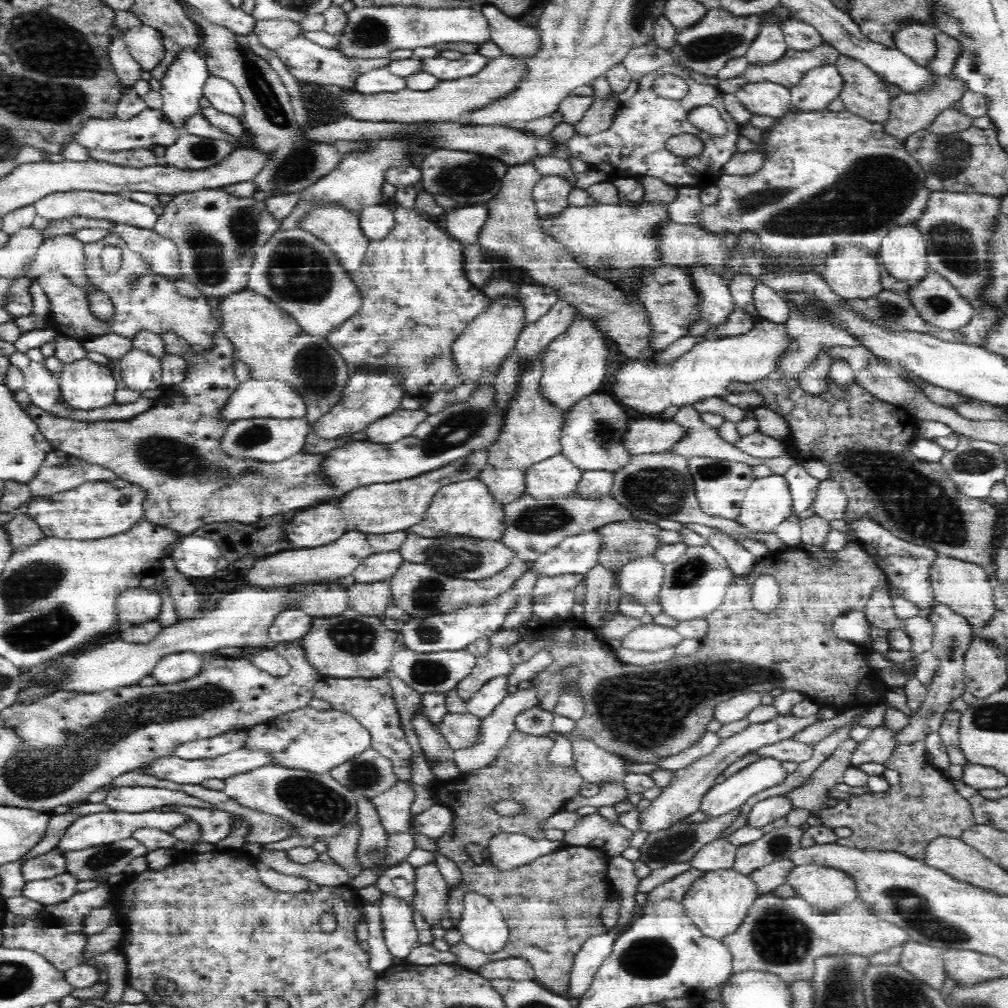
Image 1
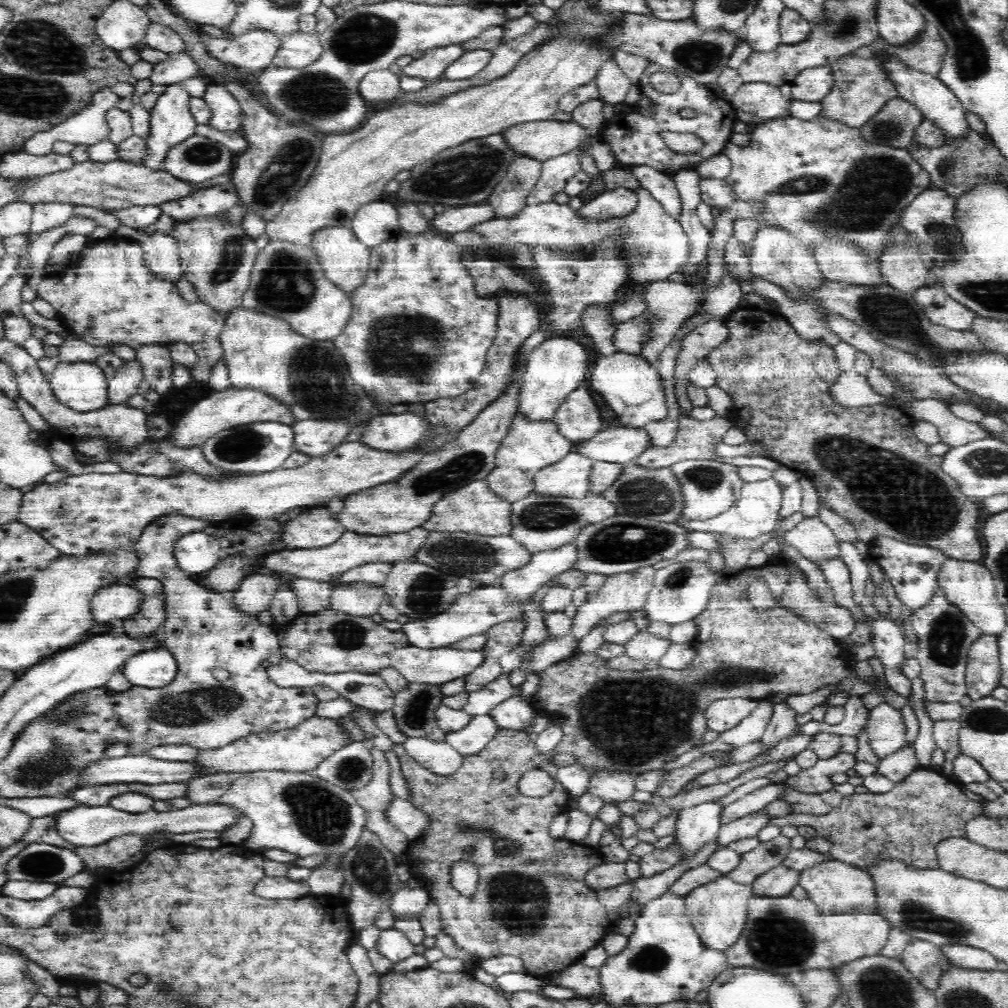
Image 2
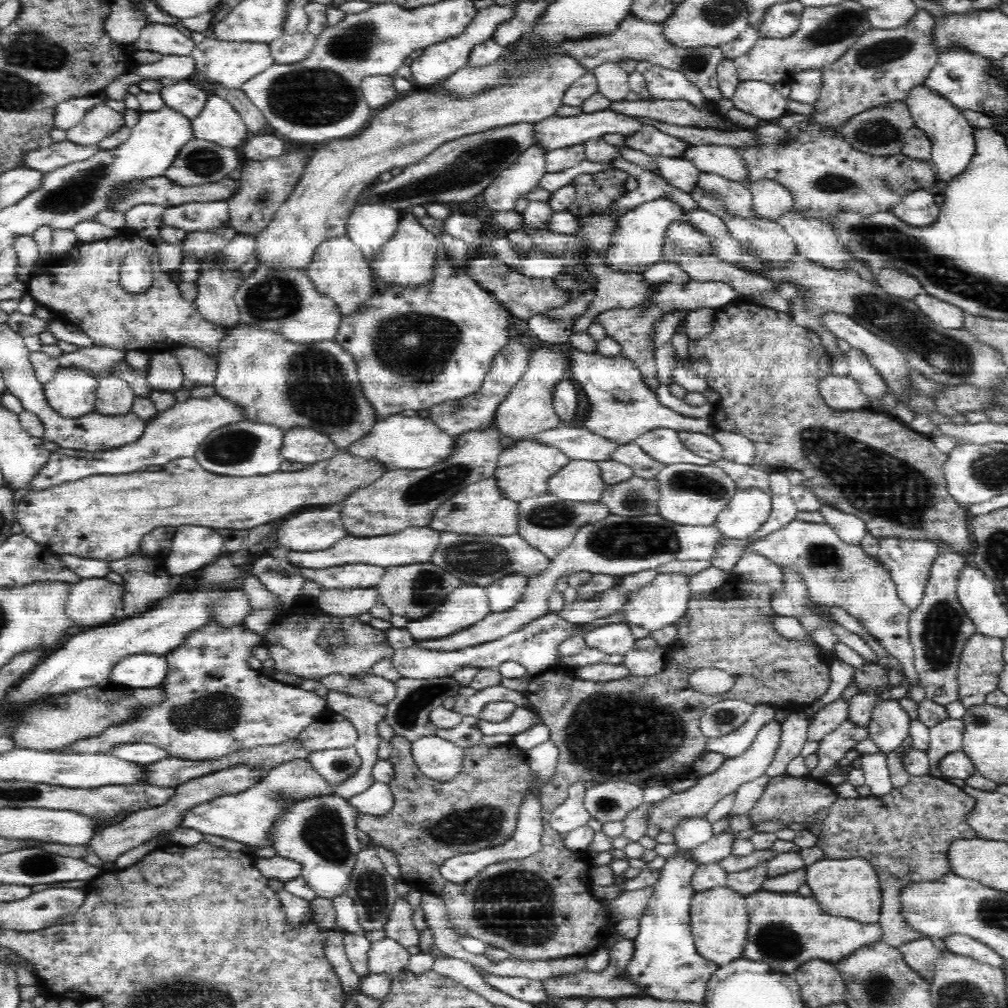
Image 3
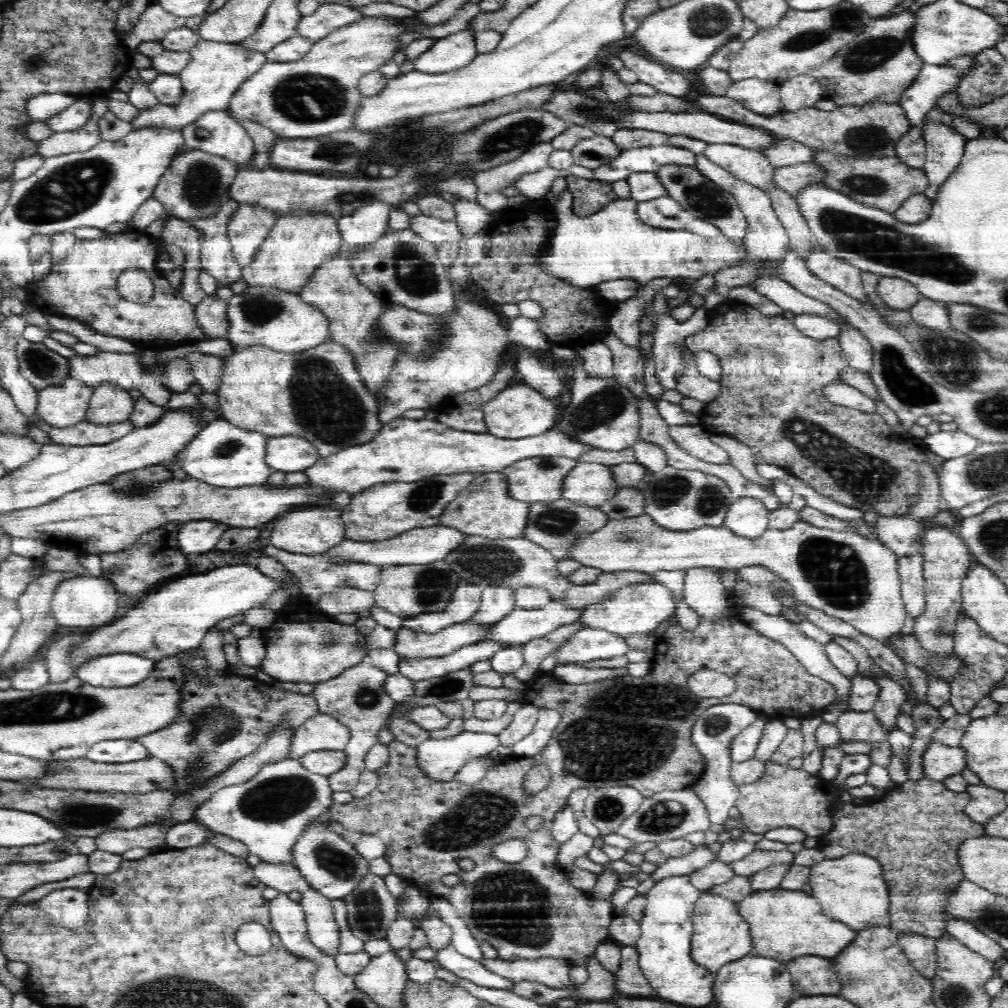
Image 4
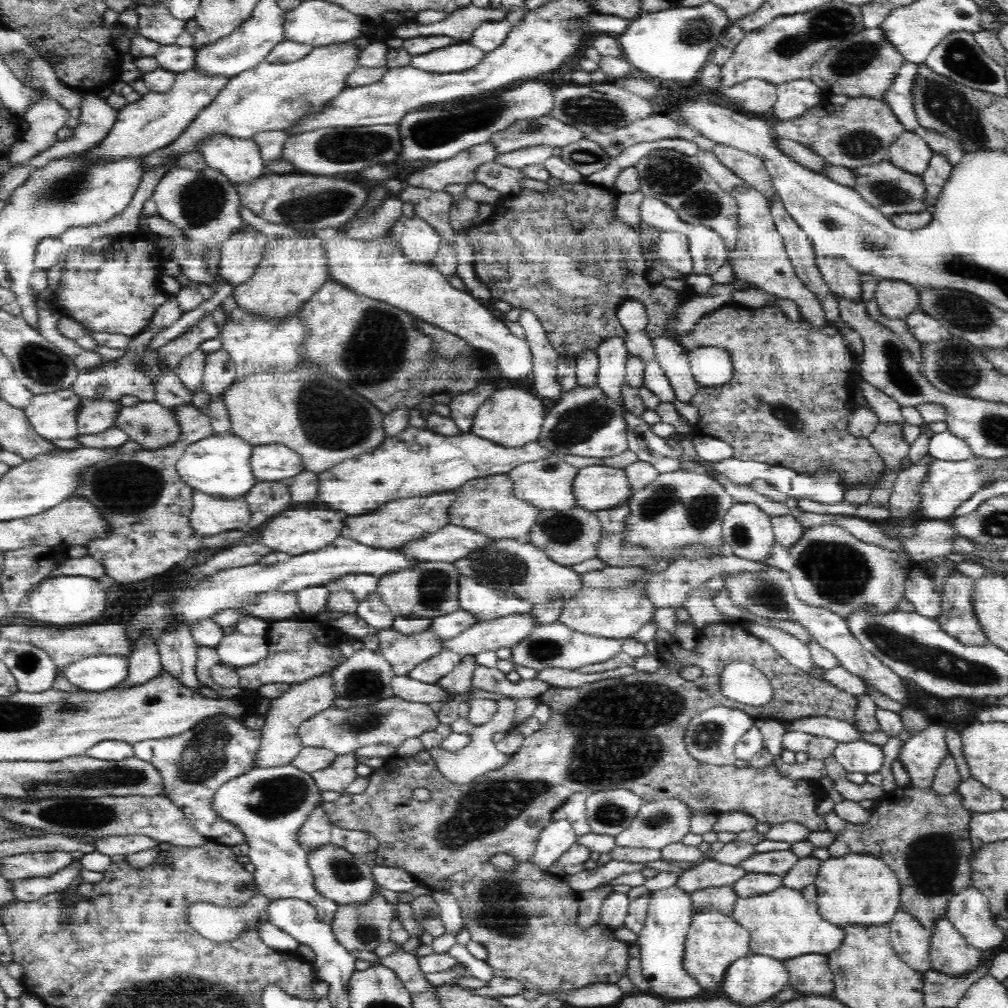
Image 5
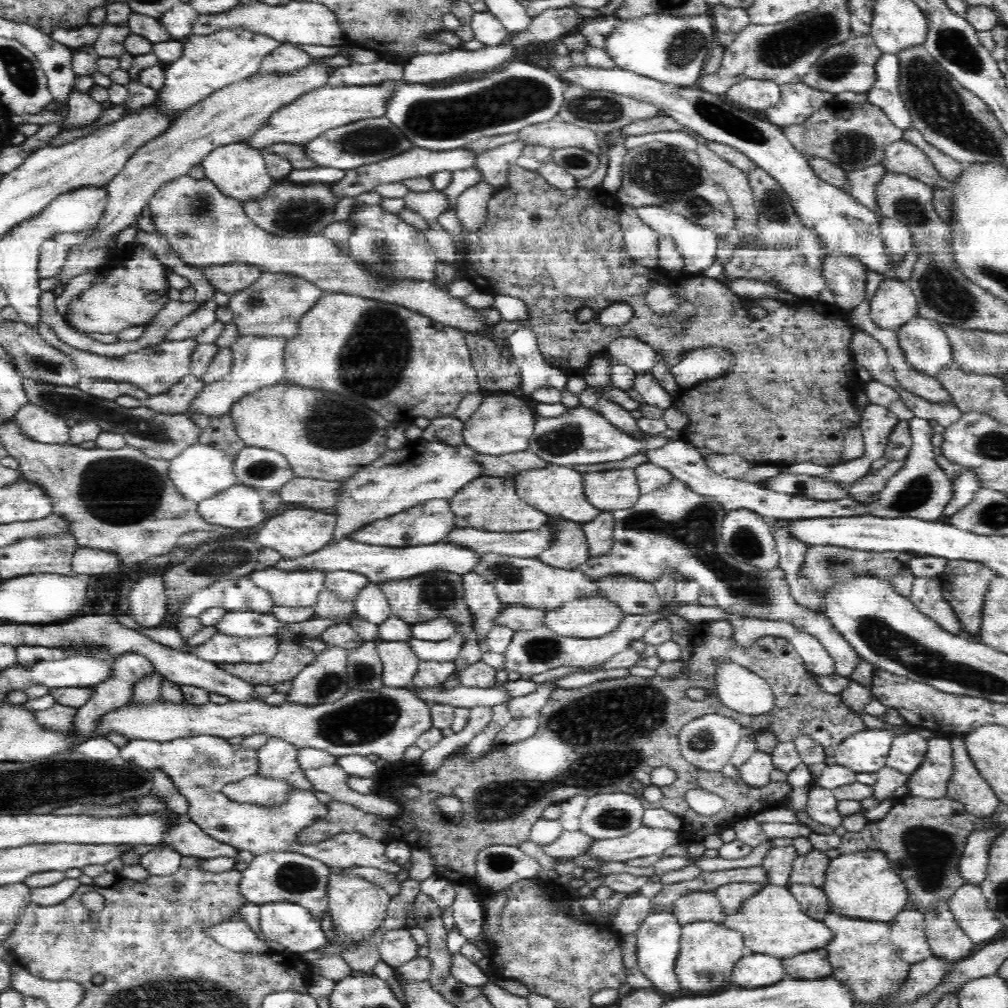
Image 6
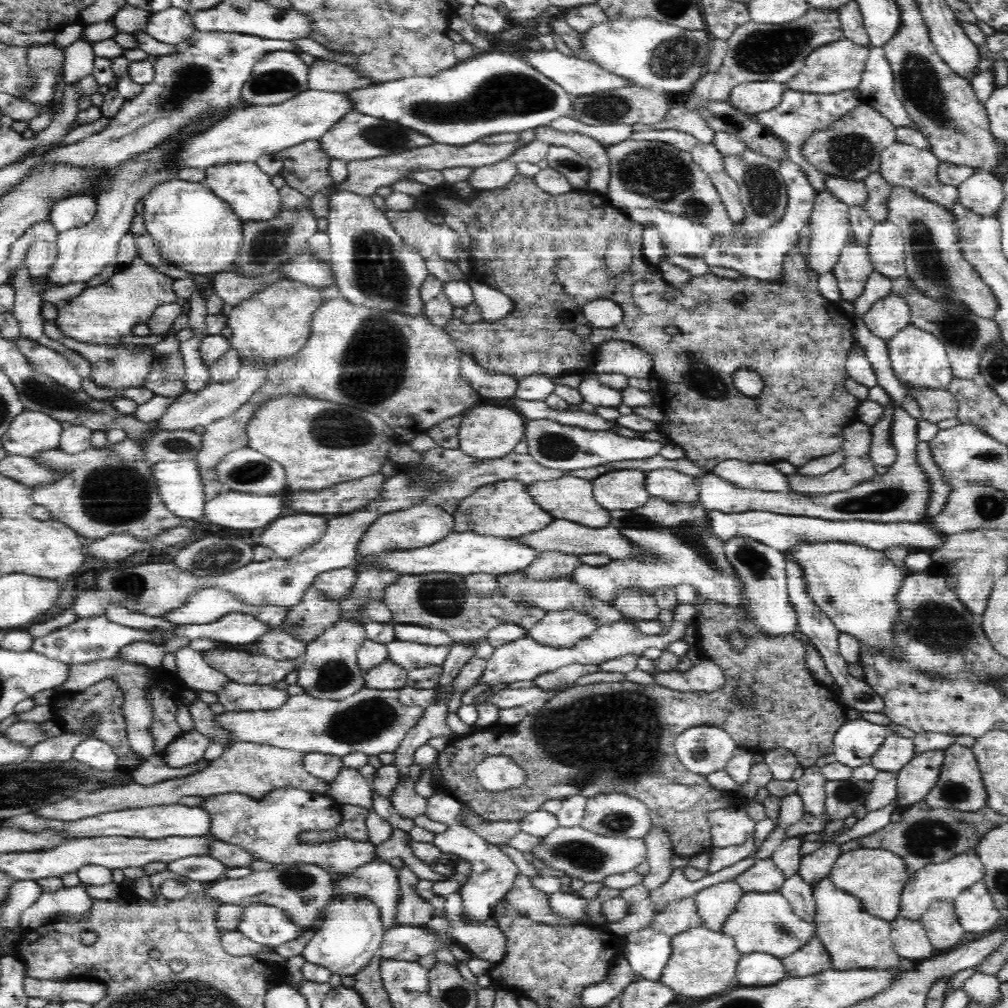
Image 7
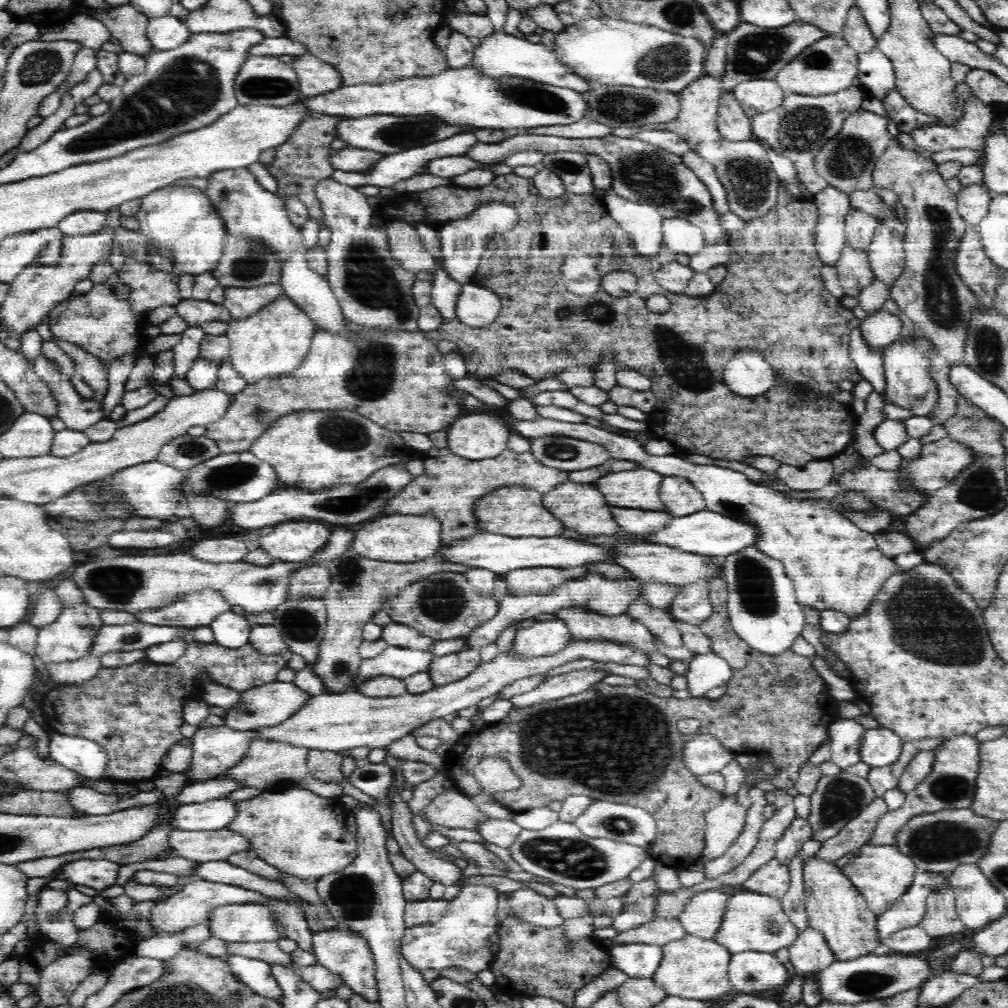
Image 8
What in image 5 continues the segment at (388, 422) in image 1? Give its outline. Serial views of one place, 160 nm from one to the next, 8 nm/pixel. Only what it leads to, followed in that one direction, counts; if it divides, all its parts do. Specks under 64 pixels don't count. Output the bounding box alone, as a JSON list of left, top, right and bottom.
[316,426,555,516]

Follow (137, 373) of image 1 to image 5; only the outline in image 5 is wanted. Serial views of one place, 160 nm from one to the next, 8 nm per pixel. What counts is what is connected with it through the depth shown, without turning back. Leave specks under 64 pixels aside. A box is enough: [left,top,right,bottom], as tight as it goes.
[77,398,123,435]

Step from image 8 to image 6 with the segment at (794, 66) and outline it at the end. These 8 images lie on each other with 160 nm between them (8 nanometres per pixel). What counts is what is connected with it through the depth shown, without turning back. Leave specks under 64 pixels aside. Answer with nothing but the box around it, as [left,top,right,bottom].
[801,34,882,96]

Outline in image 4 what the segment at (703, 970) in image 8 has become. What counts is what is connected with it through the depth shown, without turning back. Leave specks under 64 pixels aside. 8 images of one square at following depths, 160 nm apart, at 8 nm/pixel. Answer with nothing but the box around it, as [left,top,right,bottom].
[692,891,753,972]

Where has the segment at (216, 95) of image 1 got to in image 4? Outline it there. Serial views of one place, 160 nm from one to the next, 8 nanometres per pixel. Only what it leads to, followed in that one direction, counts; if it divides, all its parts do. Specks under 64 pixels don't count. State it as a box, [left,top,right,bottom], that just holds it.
[183,109,255,168]

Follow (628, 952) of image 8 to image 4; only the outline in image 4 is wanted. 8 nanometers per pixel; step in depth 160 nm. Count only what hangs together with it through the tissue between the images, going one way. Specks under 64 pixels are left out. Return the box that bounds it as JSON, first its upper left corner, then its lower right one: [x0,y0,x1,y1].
[635,874,715,1006]

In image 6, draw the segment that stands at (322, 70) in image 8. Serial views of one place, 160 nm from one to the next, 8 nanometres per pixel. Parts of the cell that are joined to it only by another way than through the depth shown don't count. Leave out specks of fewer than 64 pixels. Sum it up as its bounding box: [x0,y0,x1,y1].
[327,60,404,86]

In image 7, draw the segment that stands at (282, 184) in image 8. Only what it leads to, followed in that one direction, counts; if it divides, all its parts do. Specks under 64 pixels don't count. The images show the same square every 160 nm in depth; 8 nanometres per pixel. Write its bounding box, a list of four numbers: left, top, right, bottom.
[279,139,335,197]

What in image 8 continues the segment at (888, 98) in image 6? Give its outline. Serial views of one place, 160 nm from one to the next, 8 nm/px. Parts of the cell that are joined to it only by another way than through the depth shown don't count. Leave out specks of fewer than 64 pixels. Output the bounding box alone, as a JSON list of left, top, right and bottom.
[854,48,896,103]

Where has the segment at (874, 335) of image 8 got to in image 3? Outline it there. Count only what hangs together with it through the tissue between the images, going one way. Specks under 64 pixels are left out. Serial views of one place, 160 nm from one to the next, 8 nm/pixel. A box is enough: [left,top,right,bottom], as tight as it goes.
[876,266,924,298]

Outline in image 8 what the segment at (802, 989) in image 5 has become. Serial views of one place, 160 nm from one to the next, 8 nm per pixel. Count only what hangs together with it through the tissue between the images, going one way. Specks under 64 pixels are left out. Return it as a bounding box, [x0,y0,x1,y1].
[788,928,837,976]

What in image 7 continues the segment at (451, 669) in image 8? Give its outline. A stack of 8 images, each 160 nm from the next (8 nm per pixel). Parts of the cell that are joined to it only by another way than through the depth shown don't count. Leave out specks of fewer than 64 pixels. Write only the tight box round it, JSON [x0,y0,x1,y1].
[447,655,487,713]

